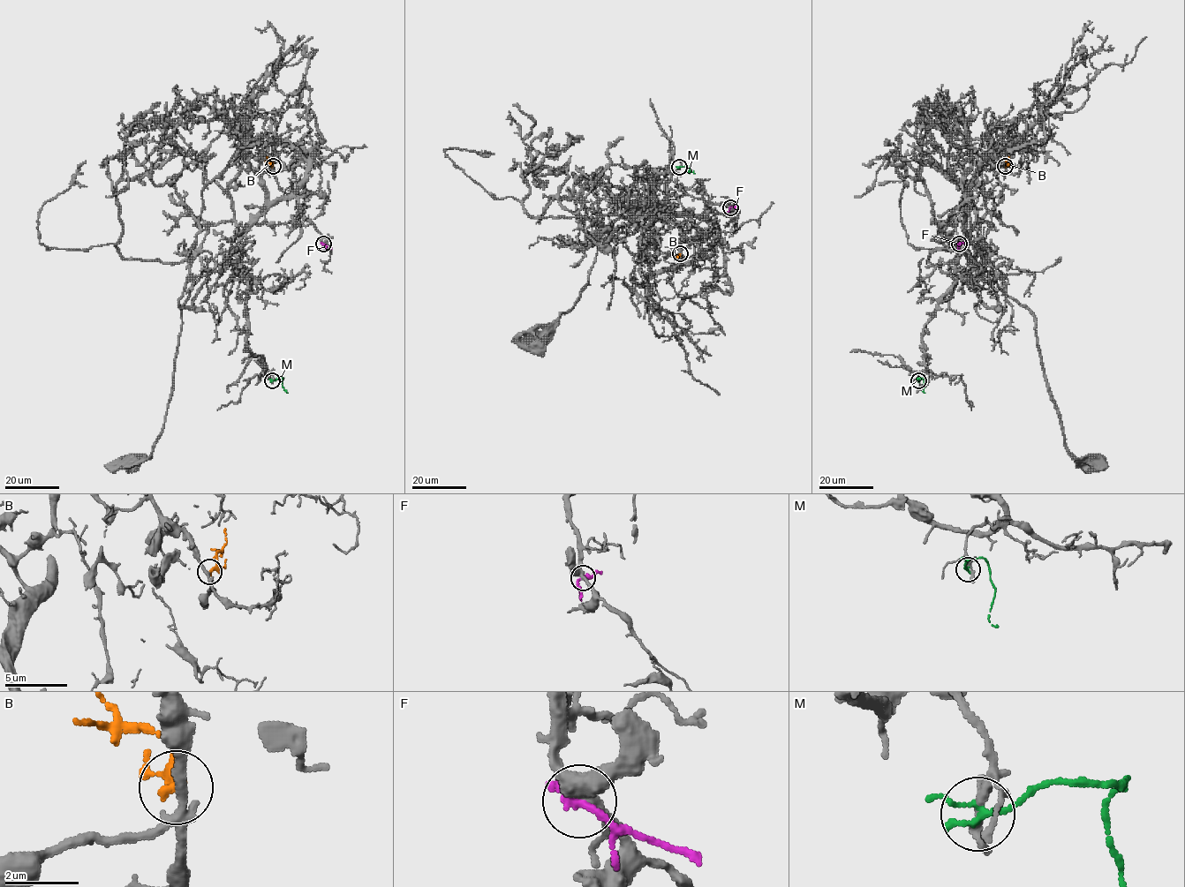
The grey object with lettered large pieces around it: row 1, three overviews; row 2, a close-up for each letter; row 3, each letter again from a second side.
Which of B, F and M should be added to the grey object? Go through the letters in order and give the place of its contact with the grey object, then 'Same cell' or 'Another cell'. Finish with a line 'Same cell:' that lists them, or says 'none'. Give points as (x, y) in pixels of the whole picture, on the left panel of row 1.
B: Touches grey at (273, 166). Same cell
F: Touches grey at (323, 244). Another cell
M: Touches grey at (272, 380). Another cell
Same cell: B

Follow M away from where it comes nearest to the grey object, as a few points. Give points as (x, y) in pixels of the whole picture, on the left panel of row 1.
M: (272, 380), (283, 378), (283, 389), (288, 393)

